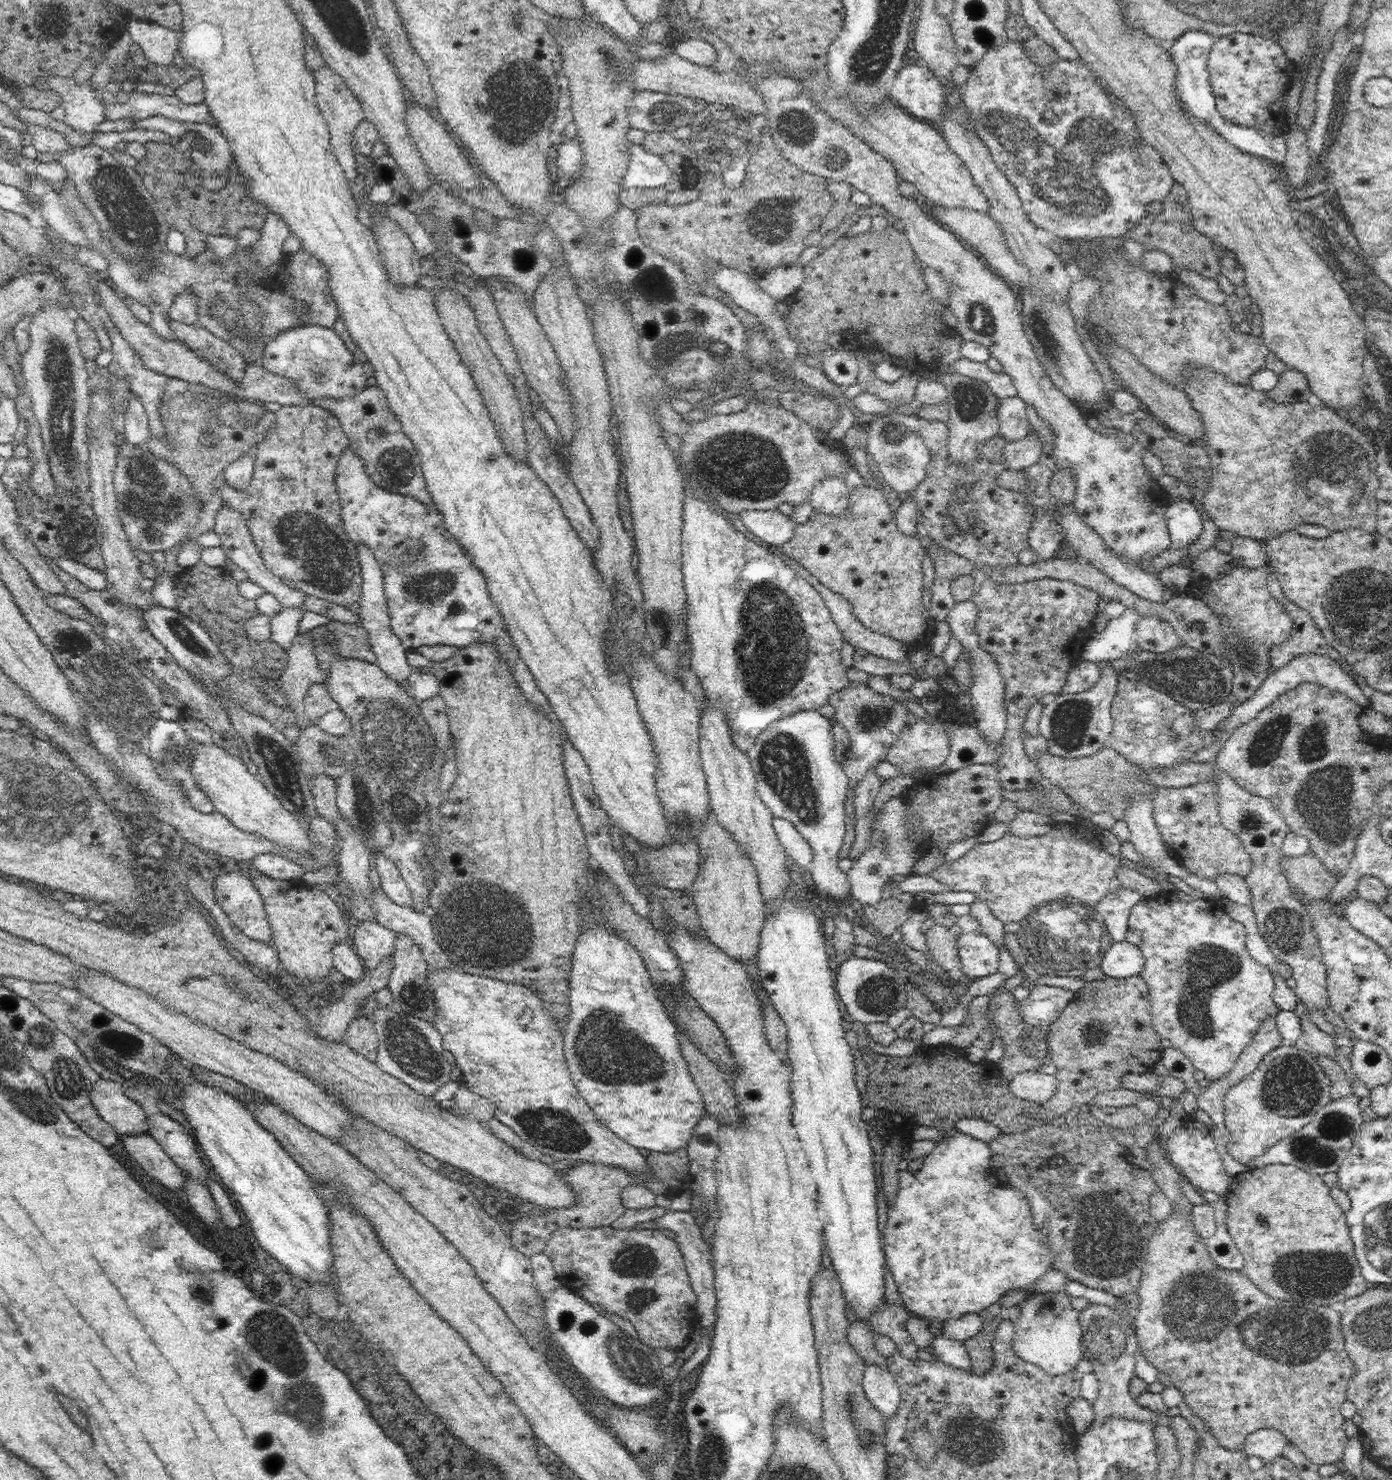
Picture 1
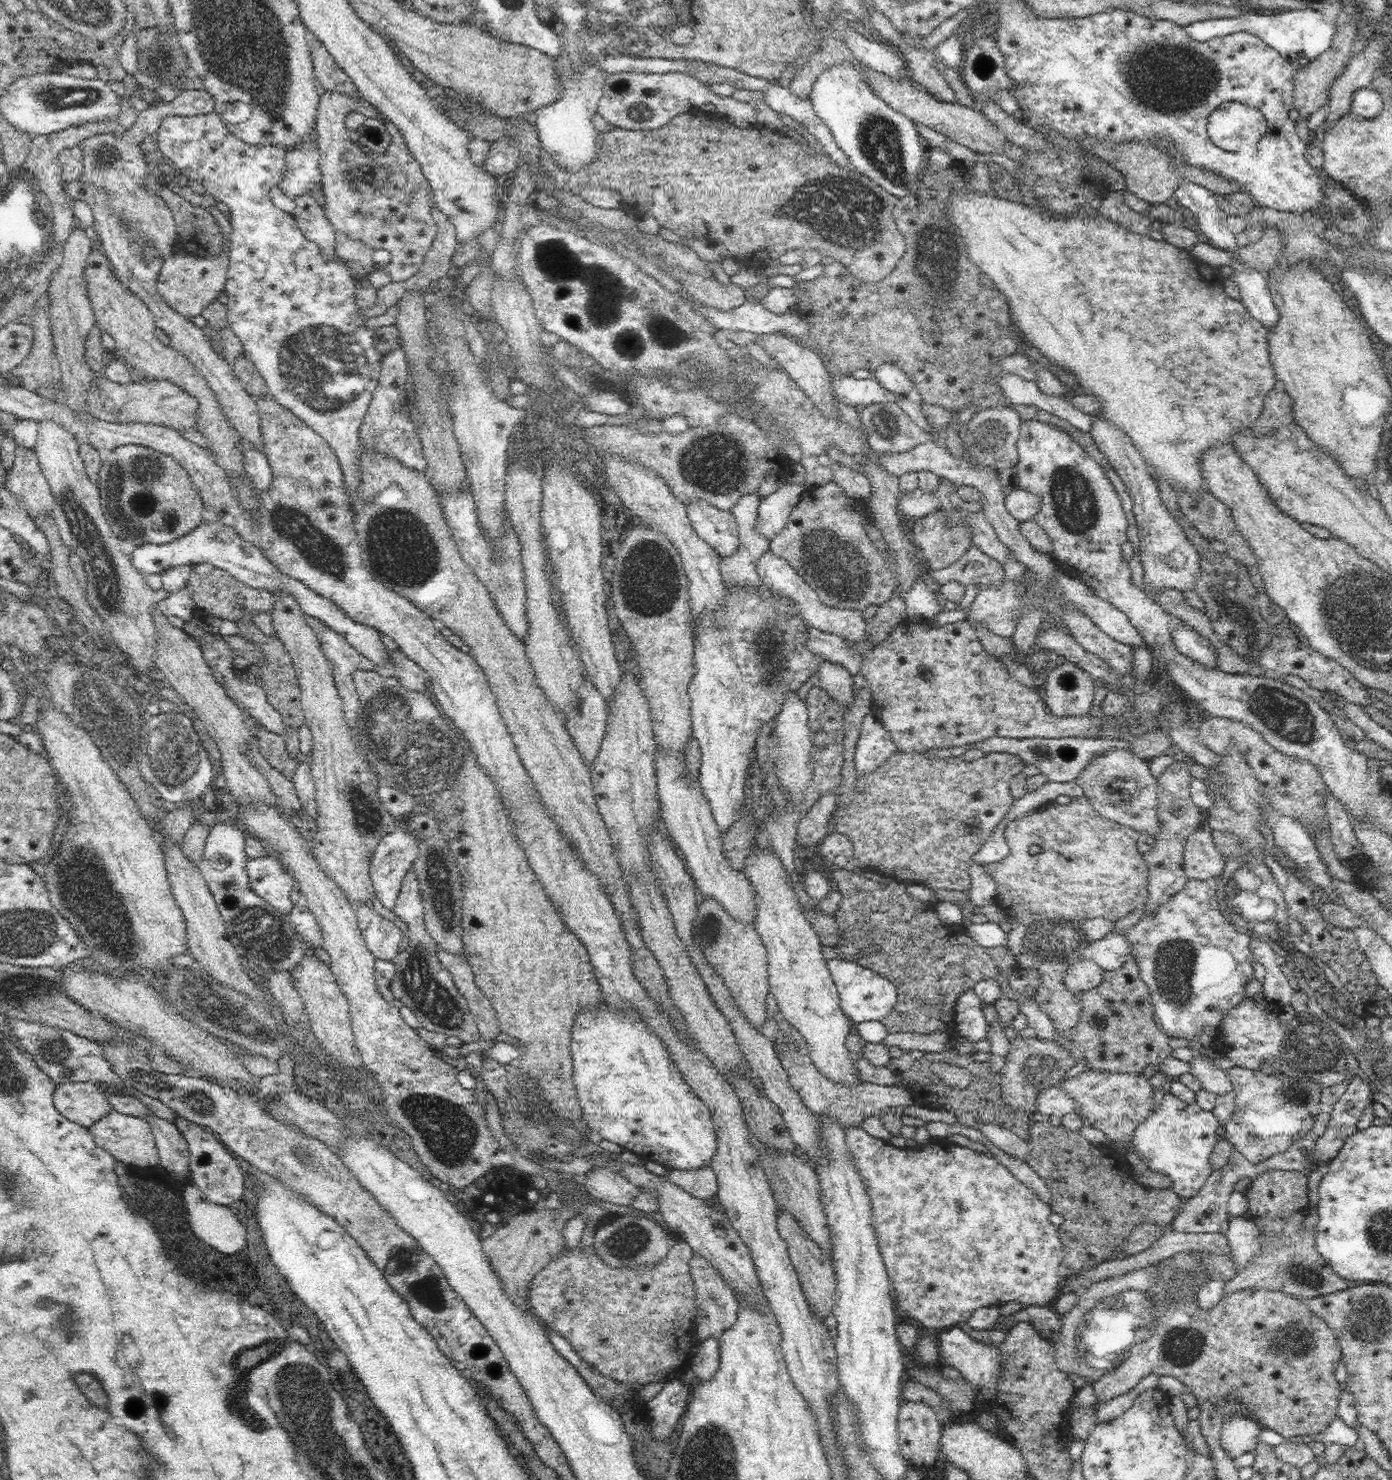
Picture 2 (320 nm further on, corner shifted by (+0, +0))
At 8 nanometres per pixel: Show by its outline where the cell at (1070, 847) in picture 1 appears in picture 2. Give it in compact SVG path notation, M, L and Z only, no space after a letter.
M1086 795L1072 797L1066 805L1050 802L1033 813L1011 820L1004 828L1004 838L1008 843L1008 856L996 864L984 864L983 867L994 879L996 903L1002 908L1005 918L1018 916L1017 921L1026 926L1046 919L1058 922L1104 917L1117 921L1147 903L1148 867L1146 859L1136 849L1140 833L1104 818Z

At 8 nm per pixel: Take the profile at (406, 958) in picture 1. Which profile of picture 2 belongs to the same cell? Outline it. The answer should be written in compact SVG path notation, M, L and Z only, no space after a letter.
M414 869L405 874L397 901L392 910L407 924L409 930L408 947L402 950L393 961L396 965L395 976L391 983L399 1006L414 1011L422 1027L432 1032L441 1032L447 1036L457 1036L462 1042L476 1042L480 1039L479 1030L470 1013L466 997L458 991L453 976L448 973L437 958L437 943L426 930L420 887Z

